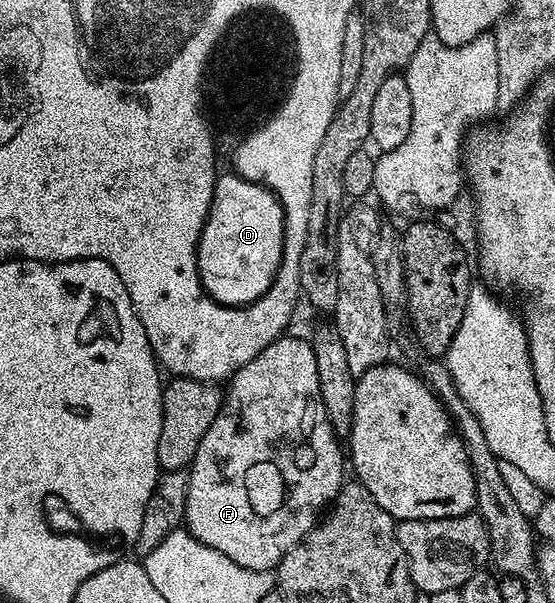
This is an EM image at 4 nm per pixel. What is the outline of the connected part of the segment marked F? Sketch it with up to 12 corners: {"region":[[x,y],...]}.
{"region":[[307,339],[233,372],[183,527],[275,569],[345,483]]}

